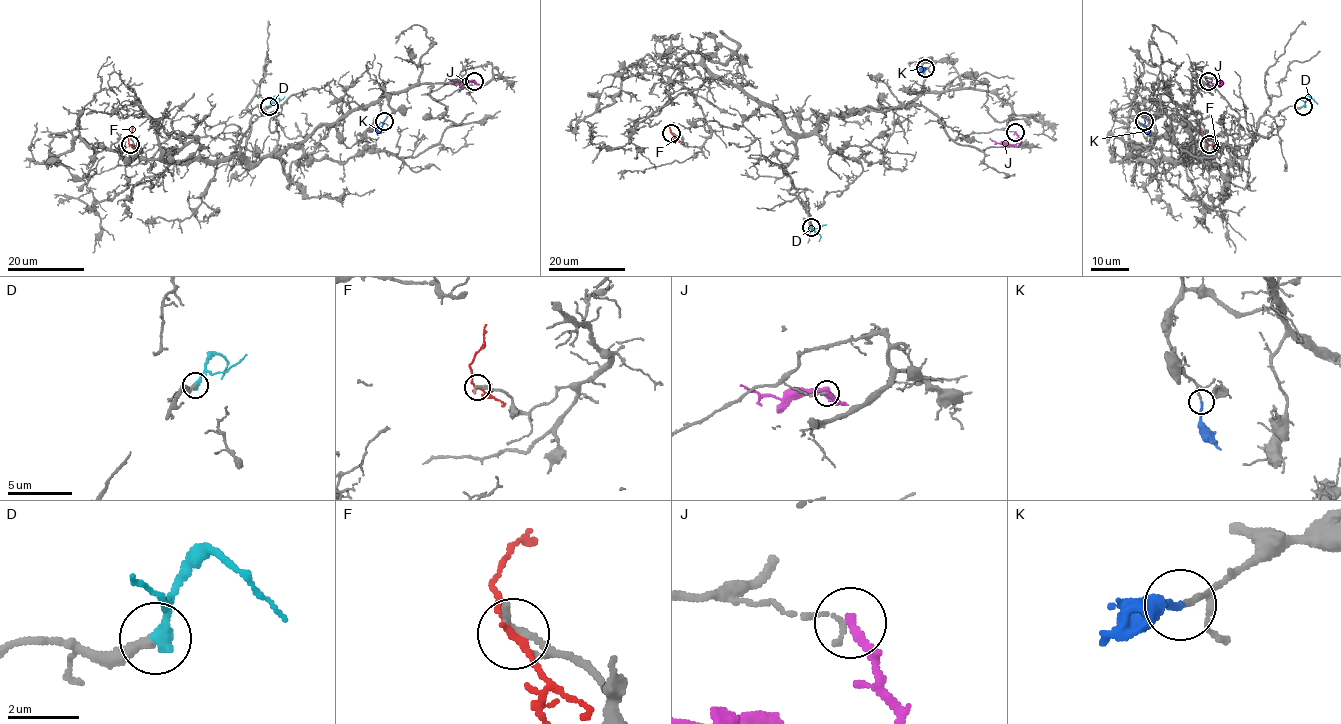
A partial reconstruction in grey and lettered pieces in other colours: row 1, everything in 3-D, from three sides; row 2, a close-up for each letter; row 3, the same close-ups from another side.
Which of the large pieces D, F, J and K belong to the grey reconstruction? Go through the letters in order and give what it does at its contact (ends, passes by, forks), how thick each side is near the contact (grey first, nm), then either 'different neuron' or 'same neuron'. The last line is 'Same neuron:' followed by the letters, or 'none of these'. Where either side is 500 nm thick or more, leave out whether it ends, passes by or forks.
D: it ends; calibres 300 and 400 nm; same neuron
F: it passes by; calibres 240 and 170 nm; different neuron
J: it ends; calibres 150 and 240 nm; different neuron
K: it ends; calibres 170 and 180 nm; same neuron
Same neuron: D, K

